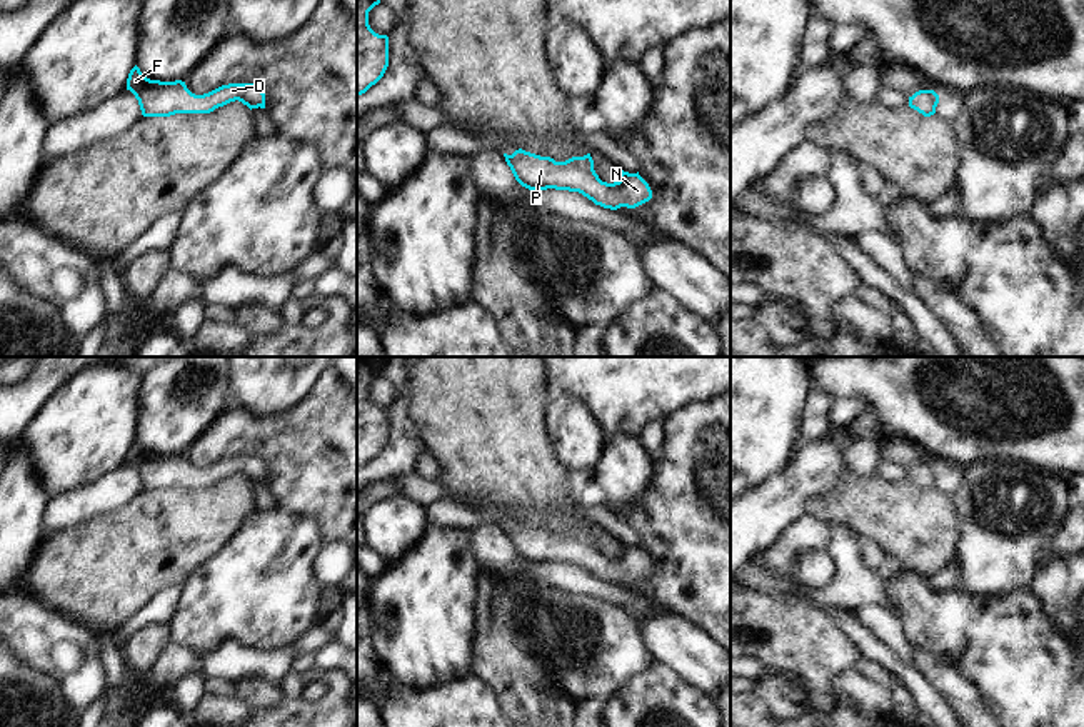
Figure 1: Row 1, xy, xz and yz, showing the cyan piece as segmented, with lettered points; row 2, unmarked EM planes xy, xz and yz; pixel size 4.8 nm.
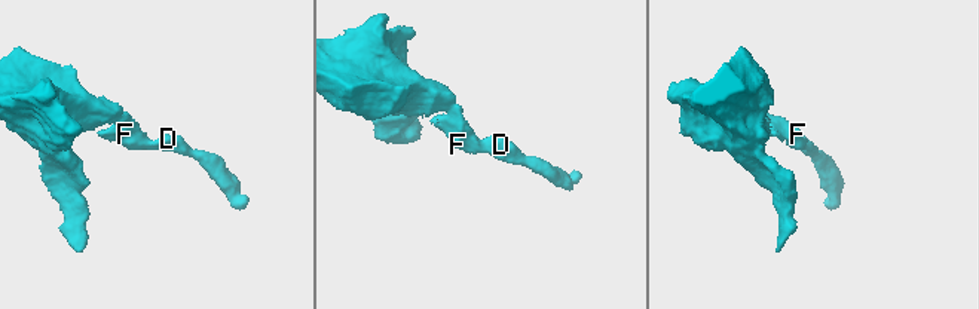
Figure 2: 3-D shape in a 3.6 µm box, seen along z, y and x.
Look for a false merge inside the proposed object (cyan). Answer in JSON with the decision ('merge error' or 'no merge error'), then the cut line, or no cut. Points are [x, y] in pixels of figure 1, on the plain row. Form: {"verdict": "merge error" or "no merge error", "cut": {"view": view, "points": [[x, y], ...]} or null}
{"verdict": "no merge error", "cut": null}

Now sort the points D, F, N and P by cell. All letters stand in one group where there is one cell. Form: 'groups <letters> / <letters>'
groups D F N P

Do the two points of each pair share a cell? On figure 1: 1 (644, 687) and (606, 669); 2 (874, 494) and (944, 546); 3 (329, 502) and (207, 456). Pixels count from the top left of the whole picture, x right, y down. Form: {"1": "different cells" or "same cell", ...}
{"1": "different cells", "2": "same cell", "3": "same cell"}

